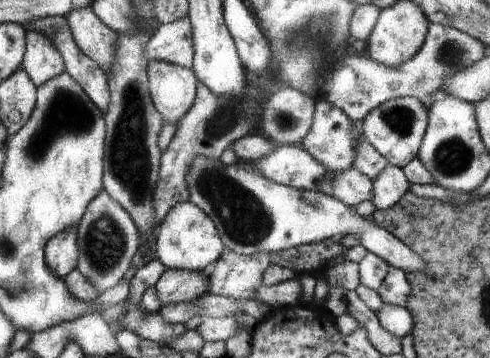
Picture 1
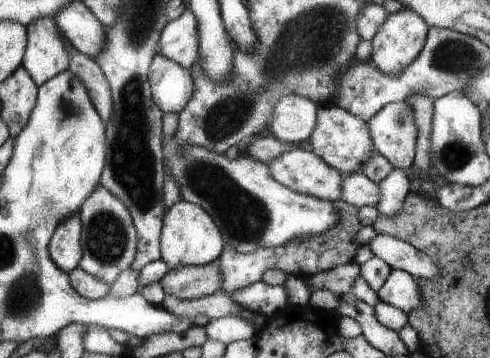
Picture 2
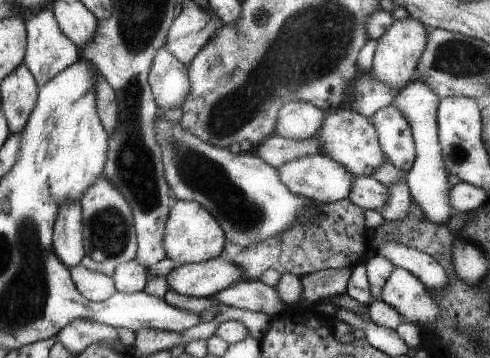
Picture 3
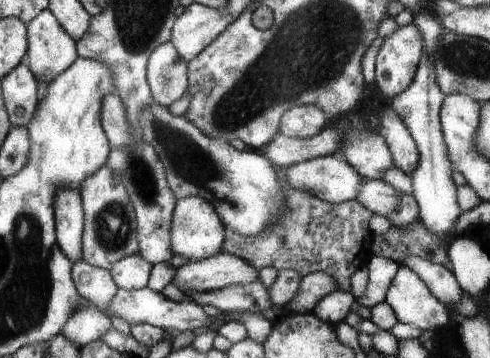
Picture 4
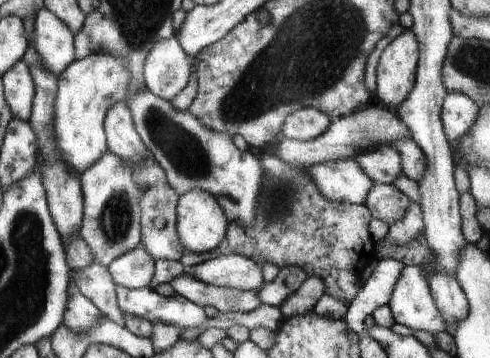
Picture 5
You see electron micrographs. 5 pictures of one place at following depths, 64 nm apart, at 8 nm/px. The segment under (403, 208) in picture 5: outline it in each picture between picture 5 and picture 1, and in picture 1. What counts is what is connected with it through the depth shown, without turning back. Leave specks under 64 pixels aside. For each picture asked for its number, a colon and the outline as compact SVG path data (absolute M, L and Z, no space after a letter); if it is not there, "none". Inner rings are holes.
1: M353 166L349 170L343 170L341 174L335 174L331 182L333 198L343 202L349 208L355 208L361 202L369 202L373 198L373 180L359 174Z
2: M361 172L357 174L349 174L343 176L343 190L341 190L341 200L357 206L357 208L365 208L365 206L377 206L379 198L381 198L381 190L379 184L371 182L369 178L365 178Z
3: M355 176L355 180L351 182L351 190L349 190L349 200L351 204L363 208L363 210L371 210L371 212L379 212L385 202L389 198L389 190L385 184L373 180L371 176Z
4: M363 180L355 202L371 210L373 214L387 218L397 210L399 194L401 194L399 190L391 188L383 180Z

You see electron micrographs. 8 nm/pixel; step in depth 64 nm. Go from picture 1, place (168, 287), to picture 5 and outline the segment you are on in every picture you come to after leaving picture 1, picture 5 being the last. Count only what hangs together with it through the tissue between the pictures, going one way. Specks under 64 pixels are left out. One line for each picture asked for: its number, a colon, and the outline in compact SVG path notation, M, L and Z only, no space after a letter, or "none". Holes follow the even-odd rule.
2: M213 264L175 268L161 278L161 288L167 296L181 300L213 296L221 288L221 270Z
3: M221 254L219 258L207 262L177 266L165 278L169 290L179 292L181 296L211 298L219 290L241 282L243 272L229 258L225 258L225 254Z
4: M219 252L207 260L187 262L177 268L173 278L173 288L179 290L199 290L211 292L227 286L247 286L259 282L259 270L249 266L247 260L239 256L229 256Z
5: M233 252L225 256L215 256L199 266L187 268L187 274L207 286L217 286L217 288L259 292L265 286L263 268L251 262L251 258L237 256Z

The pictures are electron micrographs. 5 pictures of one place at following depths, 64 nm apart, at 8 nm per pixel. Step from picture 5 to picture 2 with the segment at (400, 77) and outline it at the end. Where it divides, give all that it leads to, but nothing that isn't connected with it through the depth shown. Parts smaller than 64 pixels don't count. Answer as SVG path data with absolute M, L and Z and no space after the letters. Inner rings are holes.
M399 10L395 14L389 14L387 20L381 24L381 28L377 30L377 34L371 38L371 46L373 46L373 52L371 52L371 58L369 62L373 66L377 66L377 70L381 70L383 74L387 76L401 76L403 70L419 56L419 52L423 50L425 46L425 40L427 40L427 32L429 32L429 26L425 24L423 18L419 18L413 10Z

